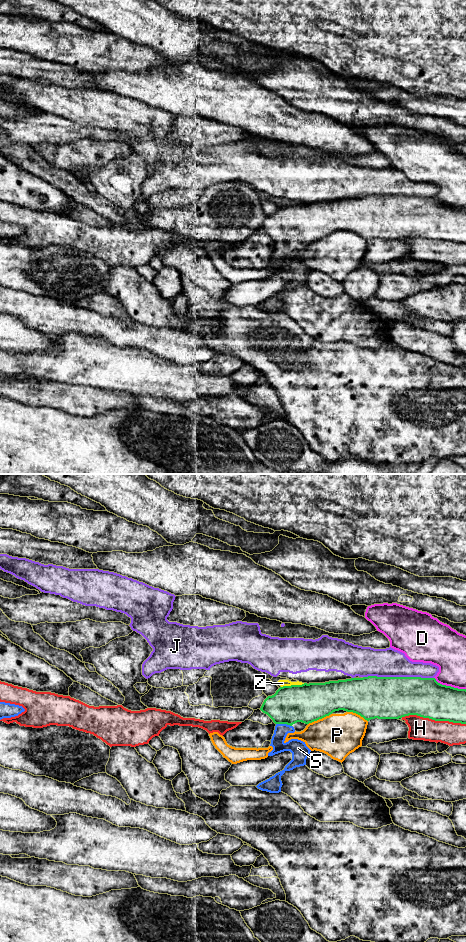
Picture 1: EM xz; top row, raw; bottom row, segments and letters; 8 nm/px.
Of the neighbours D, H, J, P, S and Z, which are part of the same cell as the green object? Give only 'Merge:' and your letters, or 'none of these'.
Merge: S

